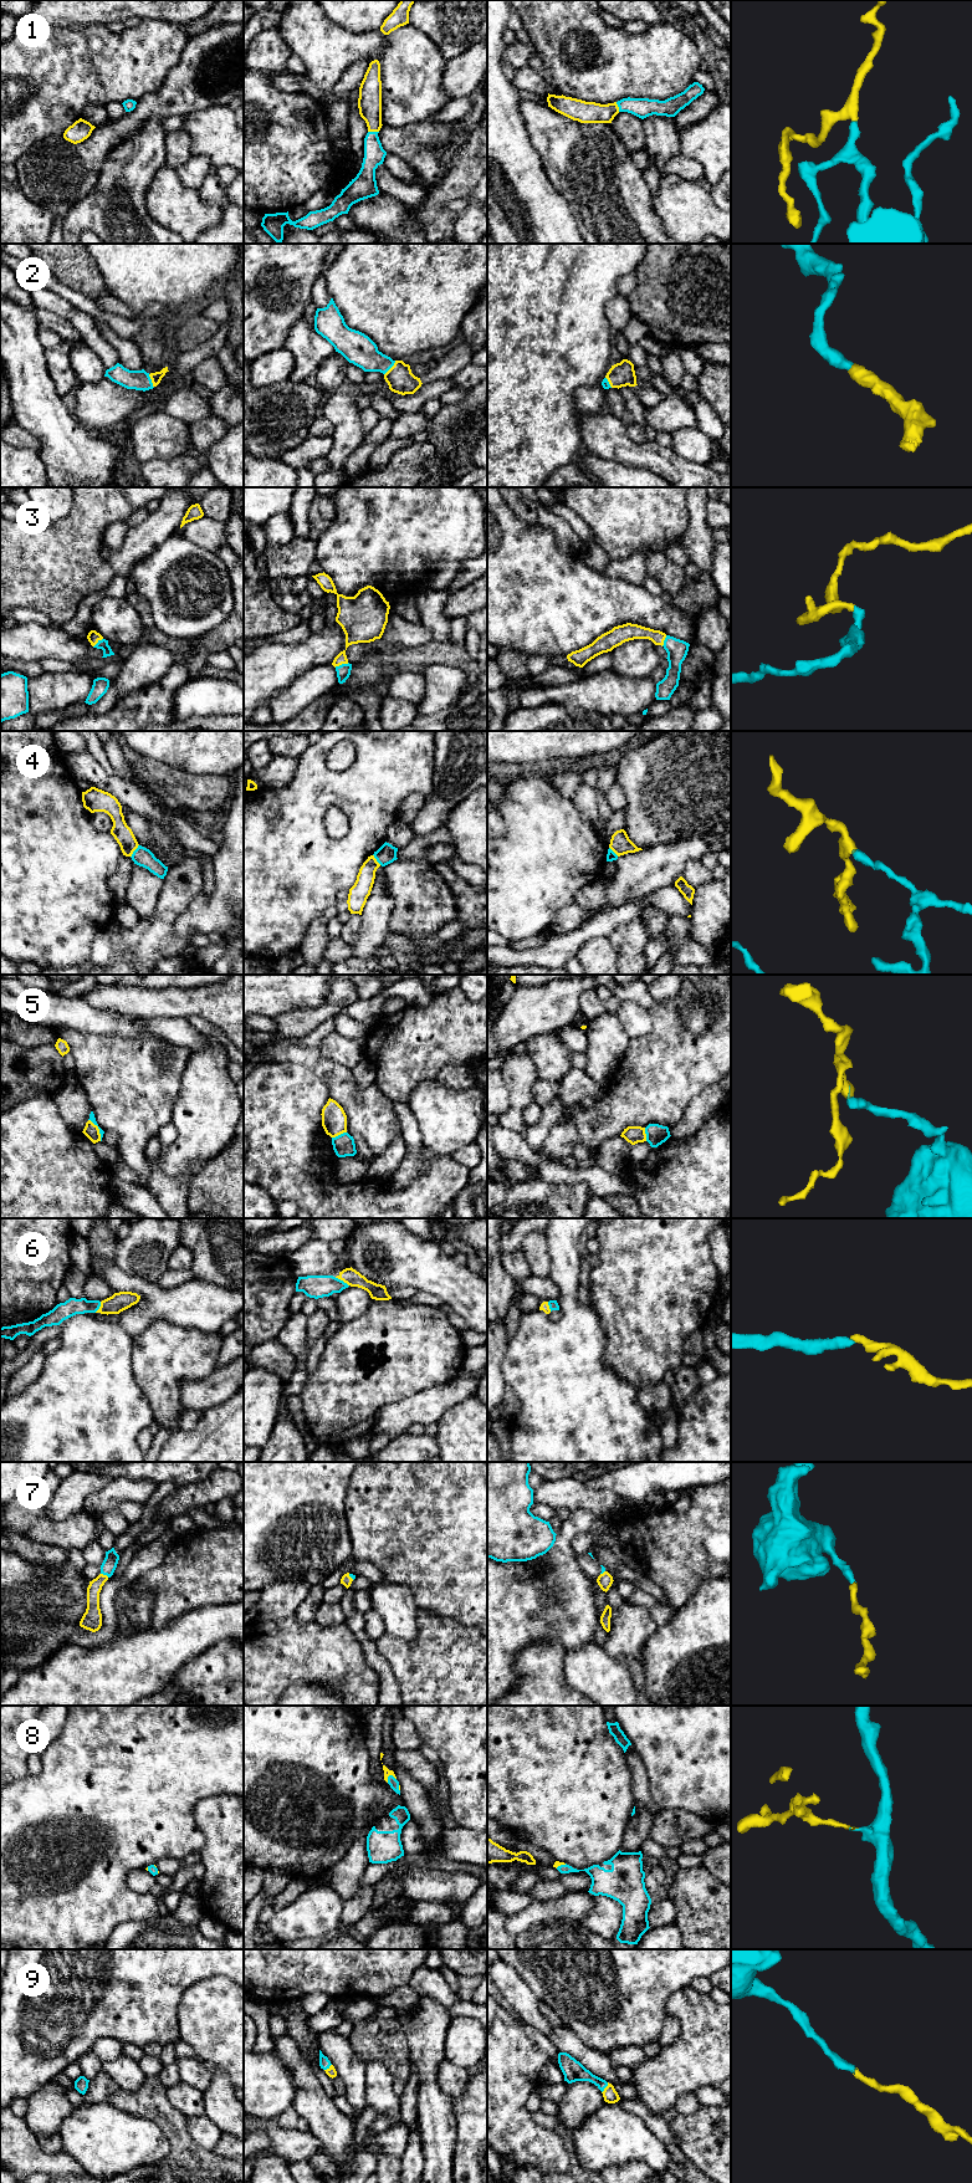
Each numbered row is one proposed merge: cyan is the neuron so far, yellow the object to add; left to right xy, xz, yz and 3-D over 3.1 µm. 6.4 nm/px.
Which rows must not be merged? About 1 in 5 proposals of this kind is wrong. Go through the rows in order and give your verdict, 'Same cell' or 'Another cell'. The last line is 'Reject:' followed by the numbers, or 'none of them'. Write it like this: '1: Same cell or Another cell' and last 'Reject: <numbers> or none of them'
1: Same cell
2: Same cell
3: Same cell
4: Another cell
5: Another cell
6: Same cell
7: Same cell
8: Same cell
9: Same cell
Reject: 4, 5

